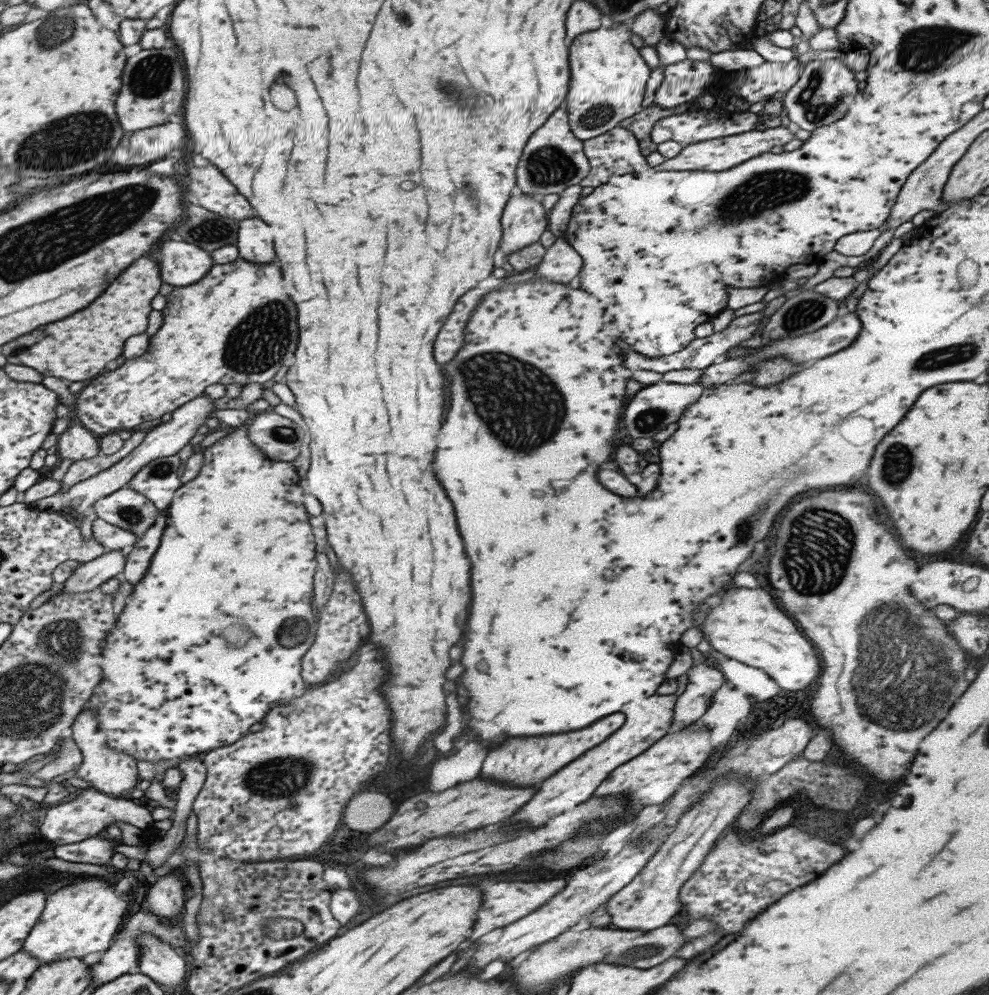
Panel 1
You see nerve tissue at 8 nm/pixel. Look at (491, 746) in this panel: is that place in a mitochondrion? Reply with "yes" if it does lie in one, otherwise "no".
no

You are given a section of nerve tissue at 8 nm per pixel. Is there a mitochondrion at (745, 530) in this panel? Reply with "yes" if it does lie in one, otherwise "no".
yes

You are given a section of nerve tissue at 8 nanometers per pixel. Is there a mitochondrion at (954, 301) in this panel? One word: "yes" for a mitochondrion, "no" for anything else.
no

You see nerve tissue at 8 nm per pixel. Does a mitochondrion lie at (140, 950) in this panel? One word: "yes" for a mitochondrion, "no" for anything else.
no

